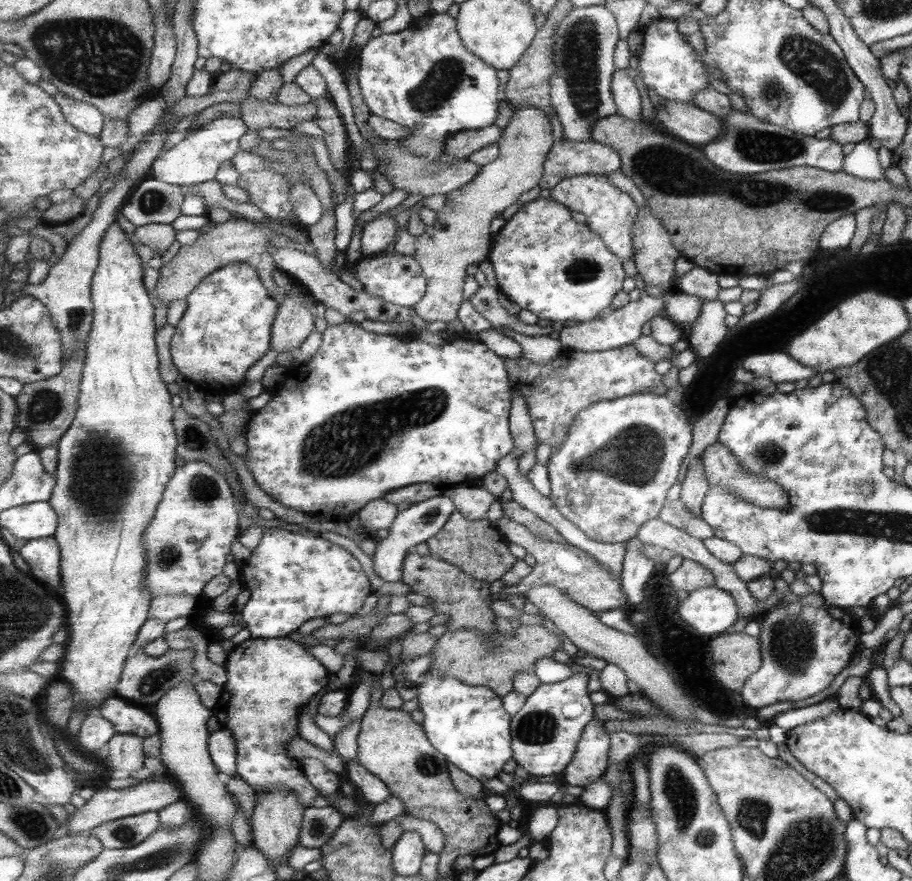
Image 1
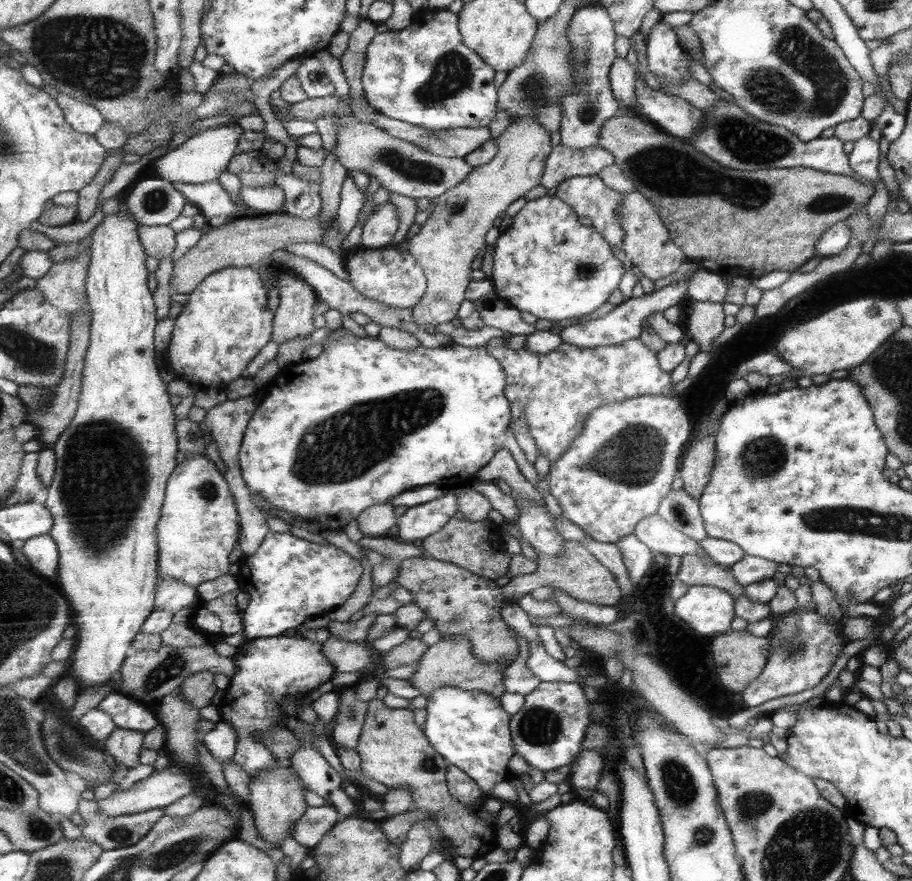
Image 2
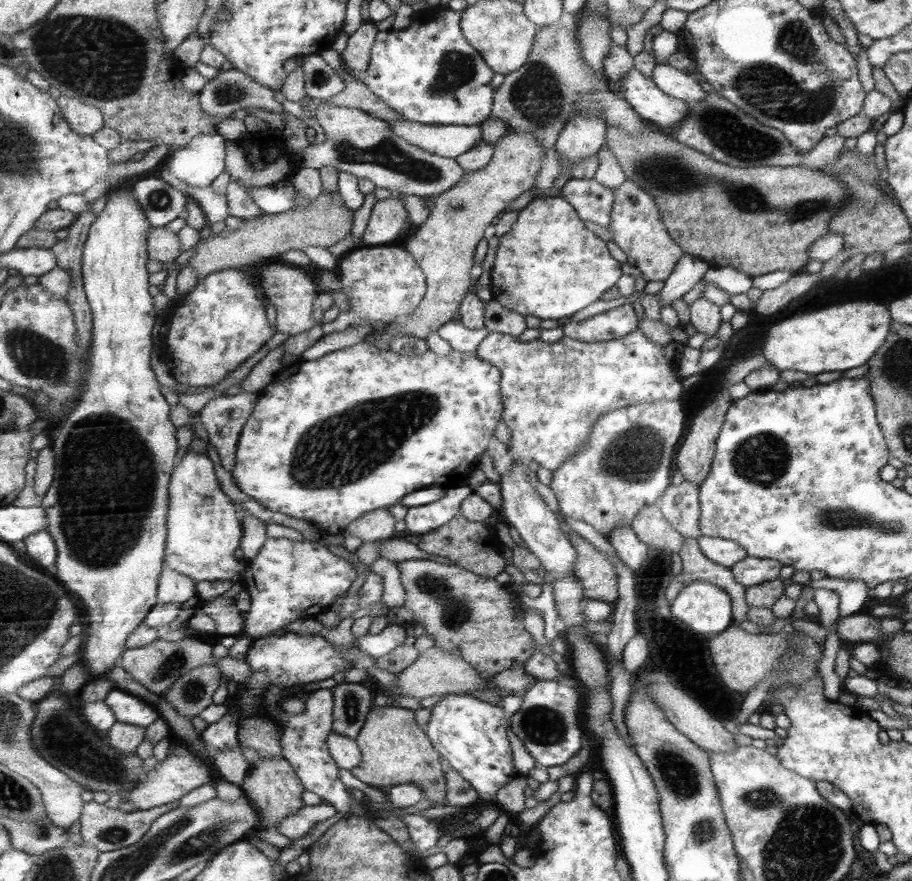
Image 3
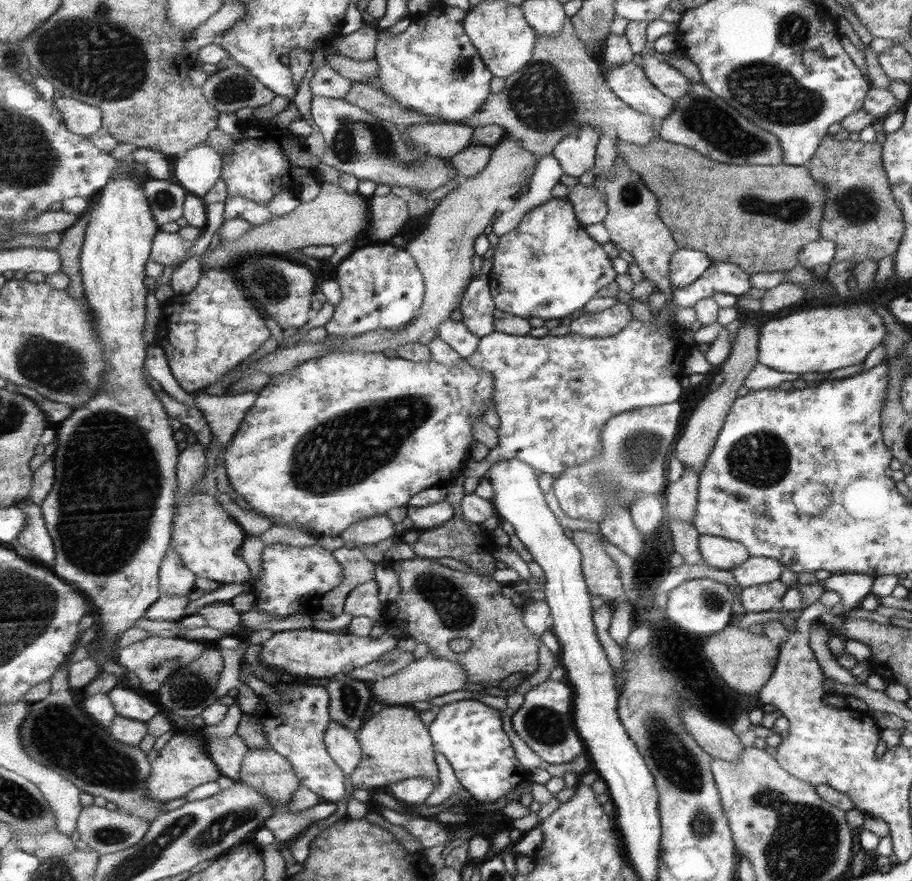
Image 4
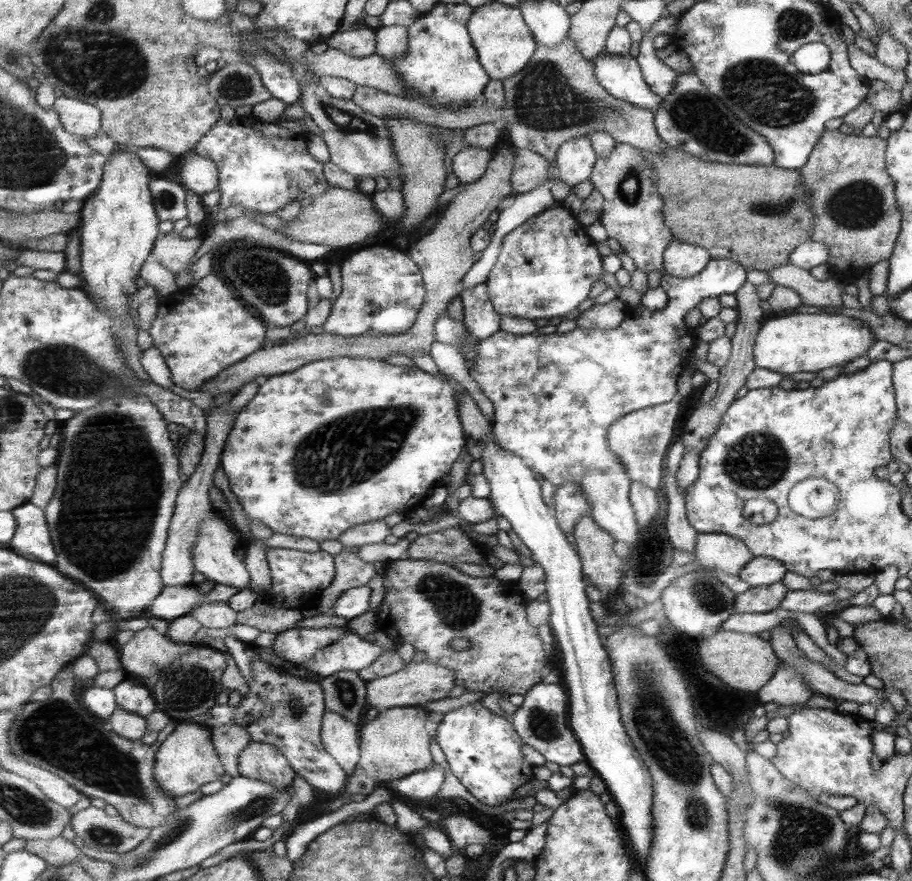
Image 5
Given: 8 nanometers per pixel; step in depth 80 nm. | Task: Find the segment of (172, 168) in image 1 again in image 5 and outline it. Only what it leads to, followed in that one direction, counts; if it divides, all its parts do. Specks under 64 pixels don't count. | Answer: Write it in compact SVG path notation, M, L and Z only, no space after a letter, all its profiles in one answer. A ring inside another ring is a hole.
M192 152L193 156L181 159L181 177L187 188L194 190L197 194L211 194L220 188L220 173L217 164L209 157Z

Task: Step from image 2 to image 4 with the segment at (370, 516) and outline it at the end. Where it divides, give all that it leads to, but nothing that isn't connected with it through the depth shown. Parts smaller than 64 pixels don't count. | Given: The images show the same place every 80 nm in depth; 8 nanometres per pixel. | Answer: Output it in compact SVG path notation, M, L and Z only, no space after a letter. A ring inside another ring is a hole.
M386 515L363 520L355 525L351 525L341 538L347 543L358 545L372 545L383 542L387 538L397 538L395 531L396 524L393 524Z

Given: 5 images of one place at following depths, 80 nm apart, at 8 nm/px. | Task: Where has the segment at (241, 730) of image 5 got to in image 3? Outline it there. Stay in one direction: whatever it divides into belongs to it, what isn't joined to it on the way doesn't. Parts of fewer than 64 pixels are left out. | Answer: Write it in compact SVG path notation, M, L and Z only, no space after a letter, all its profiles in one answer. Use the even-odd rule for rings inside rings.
M239 744L212 751L219 777L240 789L245 786L245 777L248 776L250 769L250 764L242 750L244 748Z

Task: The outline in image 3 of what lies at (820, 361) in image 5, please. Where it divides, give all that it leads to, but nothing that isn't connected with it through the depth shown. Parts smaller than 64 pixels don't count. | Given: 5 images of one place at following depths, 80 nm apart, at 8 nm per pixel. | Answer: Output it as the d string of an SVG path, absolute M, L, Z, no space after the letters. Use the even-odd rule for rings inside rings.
M875 300L848 301L811 314L787 318L767 330L762 343L762 357L774 369L797 370L805 374L839 372L861 366L882 346L889 330L890 311Z

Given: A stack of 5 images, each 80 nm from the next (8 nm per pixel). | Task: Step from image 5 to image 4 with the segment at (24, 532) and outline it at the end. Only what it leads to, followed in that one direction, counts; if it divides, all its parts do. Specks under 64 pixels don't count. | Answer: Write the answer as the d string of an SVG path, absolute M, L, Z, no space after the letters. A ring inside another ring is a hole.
M19 503L18 508L25 511L25 515L29 517L27 528L17 538L19 545L25 547L31 552L31 557L39 562L43 562L47 568L53 568L57 560L56 547L47 529L45 516L41 510L41 505Z

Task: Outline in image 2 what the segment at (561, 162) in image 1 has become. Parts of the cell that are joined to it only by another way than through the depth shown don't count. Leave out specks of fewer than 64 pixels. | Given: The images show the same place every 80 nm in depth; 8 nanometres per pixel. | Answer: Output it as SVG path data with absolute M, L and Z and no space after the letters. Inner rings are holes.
M559 143L549 156L541 185L549 189L573 177L597 176L616 162L615 157L600 145L581 151Z

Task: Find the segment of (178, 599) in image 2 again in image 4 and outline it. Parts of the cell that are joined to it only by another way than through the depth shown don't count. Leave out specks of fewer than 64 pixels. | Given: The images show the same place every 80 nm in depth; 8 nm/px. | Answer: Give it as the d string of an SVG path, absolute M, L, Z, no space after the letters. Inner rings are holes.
M171 547L166 555L160 570L162 594L183 596L193 592L197 576L183 564L179 551Z

